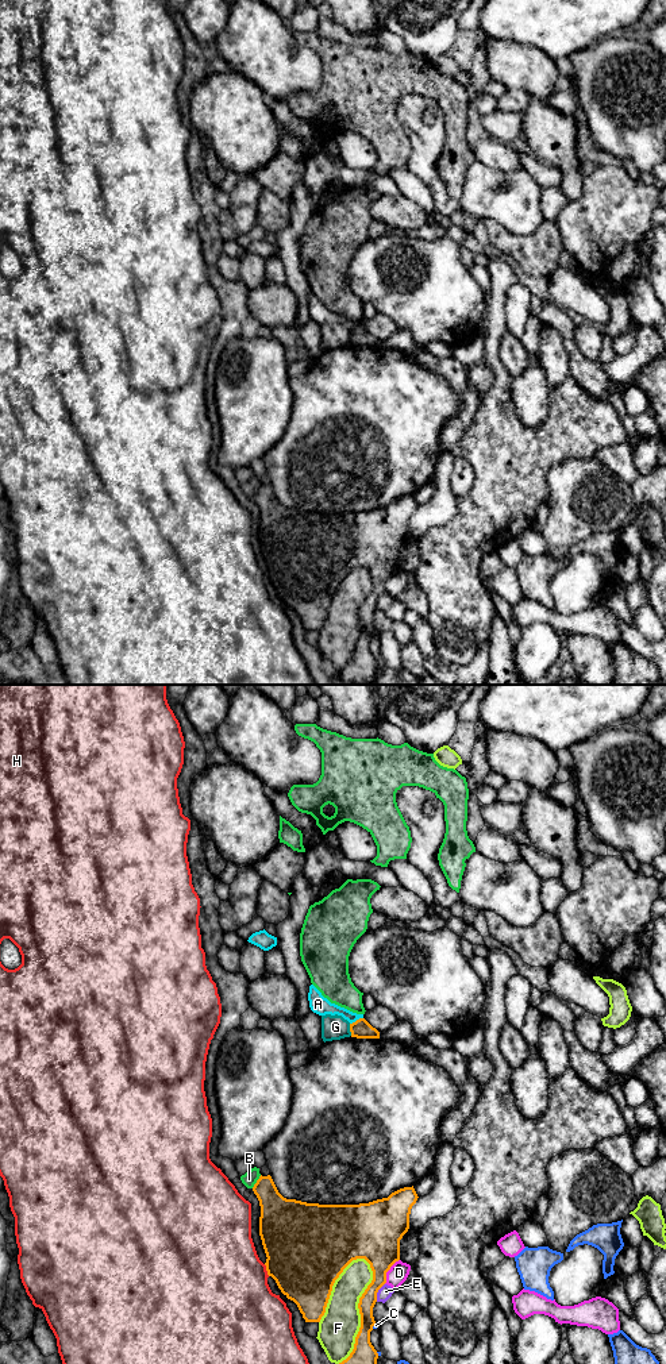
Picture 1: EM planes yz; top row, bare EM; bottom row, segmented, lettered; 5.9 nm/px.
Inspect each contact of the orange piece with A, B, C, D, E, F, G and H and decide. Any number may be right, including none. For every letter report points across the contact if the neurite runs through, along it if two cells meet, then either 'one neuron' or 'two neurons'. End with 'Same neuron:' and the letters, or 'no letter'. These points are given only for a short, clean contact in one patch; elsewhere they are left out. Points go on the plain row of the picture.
A: border yz (362, 326), (350, 332); two neurons
B: two neurons
C: border yz (376, 632), (372, 636); two neurons
D: two neurons
E: border yz (384, 592), (377, 601), (376, 609); two neurons
F: two neurons
G: two neurons
H: two neurons
Same neuron: no letter

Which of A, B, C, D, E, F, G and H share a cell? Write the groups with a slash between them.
A / B / C / D / E / F / G / H

